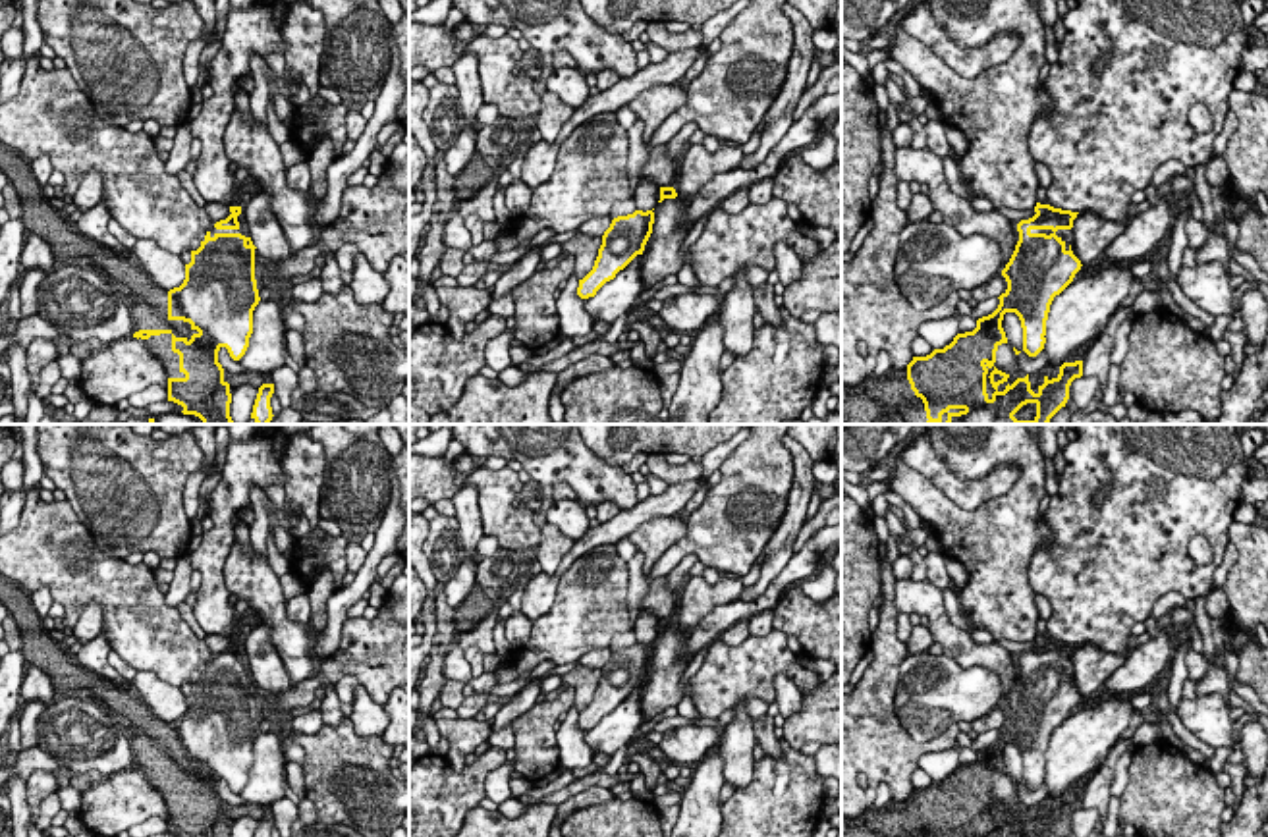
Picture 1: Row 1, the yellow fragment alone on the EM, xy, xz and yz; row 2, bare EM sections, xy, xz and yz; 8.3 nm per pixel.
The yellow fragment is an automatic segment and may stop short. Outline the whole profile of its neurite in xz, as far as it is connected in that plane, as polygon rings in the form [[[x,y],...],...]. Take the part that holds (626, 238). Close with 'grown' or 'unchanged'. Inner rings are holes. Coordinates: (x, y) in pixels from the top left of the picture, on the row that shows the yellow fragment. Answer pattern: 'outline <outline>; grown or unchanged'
outline [[[635,210],[633,214],[614,218],[602,235],[593,270],[579,280],[577,295],[581,299],[594,297],[606,282],[614,280],[637,255],[643,255],[652,224],[652,210]]]; unchanged

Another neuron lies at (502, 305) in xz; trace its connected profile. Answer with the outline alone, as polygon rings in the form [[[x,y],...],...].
[[[538,247],[529,249],[519,260],[506,270],[494,284],[492,303],[488,305],[490,314],[510,318],[515,314],[511,289],[529,280],[537,272],[540,262]]]

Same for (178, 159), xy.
[[[189,123],[178,125],[174,148],[168,152],[168,160],[164,162],[168,174],[178,176],[179,172],[185,172],[191,162],[191,141]]]

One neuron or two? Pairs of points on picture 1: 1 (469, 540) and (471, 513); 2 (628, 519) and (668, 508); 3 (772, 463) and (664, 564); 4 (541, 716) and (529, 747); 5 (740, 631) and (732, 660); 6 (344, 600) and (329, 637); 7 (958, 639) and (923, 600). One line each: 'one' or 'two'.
1: one
2: one
3: one
4: one
5: two
6: one
7: one

